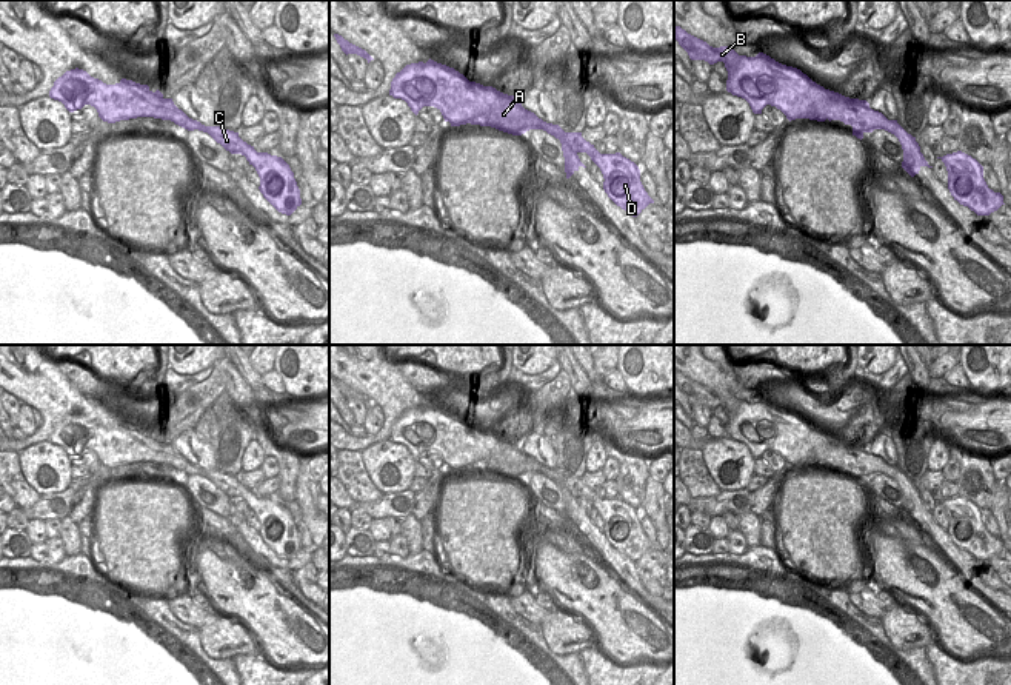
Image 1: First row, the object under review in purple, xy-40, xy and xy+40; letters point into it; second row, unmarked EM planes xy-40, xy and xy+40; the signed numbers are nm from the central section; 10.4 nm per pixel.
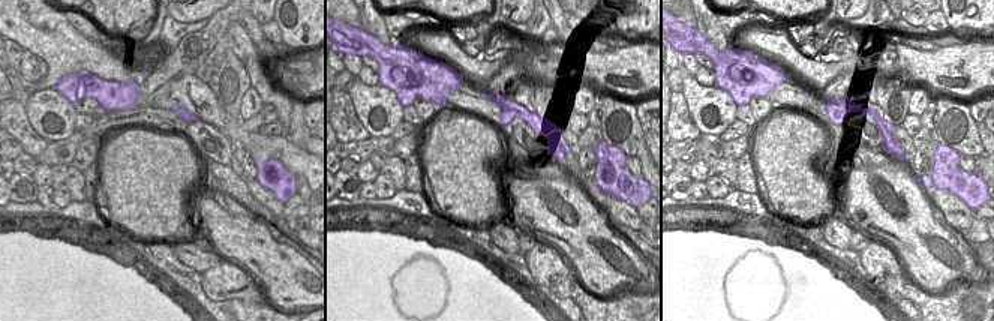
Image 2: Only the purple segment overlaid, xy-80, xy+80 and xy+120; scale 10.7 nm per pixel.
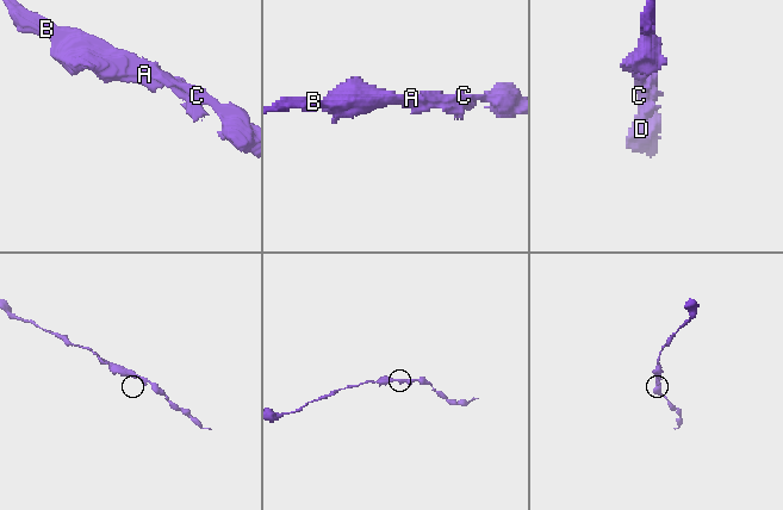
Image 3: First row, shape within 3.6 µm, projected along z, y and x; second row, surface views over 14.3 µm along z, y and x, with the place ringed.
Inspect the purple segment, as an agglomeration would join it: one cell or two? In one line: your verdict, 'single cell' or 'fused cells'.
single cell

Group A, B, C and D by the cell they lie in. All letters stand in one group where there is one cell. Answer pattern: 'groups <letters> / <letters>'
groups A B C D

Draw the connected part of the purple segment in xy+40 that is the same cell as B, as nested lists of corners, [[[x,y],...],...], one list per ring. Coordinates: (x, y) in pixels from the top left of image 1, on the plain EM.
[[[674,371],[674,383],[691,405],[709,409],[723,406],[728,416],[726,436],[745,443],[754,459],[762,459],[766,449],[780,454],[786,463],[809,463],[825,466],[840,465],[853,471],[853,480],[863,483],[865,477],[885,474],[894,479],[903,494],[902,513],[914,522],[922,511],[928,511],[916,482],[908,479],[897,465],[888,465],[882,457],[869,453],[866,445],[849,443],[825,434],[800,414],[782,409],[769,400],[739,400],[731,391],[712,393],[706,386]]]

